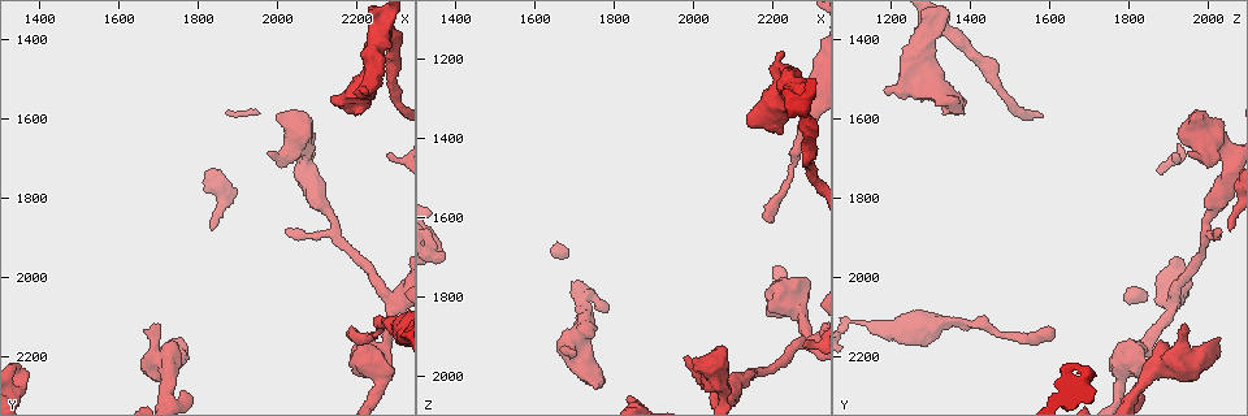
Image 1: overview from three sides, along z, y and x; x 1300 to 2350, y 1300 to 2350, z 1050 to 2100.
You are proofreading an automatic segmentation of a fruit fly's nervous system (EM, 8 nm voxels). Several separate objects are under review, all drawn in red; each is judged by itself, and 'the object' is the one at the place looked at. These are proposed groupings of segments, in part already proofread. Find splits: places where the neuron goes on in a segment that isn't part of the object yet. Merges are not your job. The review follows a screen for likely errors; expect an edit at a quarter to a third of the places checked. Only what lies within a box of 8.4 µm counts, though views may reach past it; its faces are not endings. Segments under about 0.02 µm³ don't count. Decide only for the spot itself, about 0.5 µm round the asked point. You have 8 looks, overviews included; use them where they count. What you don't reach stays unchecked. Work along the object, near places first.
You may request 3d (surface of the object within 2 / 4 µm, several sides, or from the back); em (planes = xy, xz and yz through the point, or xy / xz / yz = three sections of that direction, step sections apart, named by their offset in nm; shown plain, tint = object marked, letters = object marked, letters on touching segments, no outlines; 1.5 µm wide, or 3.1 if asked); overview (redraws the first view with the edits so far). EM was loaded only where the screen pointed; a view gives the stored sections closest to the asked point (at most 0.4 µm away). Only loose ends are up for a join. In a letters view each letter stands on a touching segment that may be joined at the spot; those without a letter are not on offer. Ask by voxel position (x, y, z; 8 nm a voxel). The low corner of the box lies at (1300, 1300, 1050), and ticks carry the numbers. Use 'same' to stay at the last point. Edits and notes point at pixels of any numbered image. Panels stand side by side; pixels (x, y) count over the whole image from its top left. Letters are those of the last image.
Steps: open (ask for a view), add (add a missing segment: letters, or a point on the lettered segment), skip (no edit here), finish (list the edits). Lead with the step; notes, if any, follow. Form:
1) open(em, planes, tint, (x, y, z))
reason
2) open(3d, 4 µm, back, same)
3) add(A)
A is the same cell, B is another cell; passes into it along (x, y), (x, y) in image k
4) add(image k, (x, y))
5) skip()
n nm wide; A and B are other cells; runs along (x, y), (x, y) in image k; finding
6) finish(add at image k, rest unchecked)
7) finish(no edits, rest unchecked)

open(em, planes, letters, (1740, 2155, 2025))
branch stops here

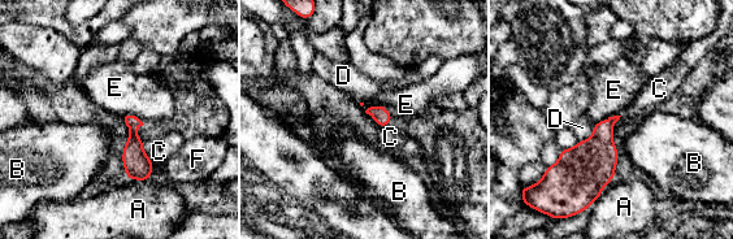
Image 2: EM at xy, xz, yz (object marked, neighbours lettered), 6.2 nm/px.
skip()
A touches over 220 nm; A, B, C, D, E and F are other cells; border along (365, 109), (385, 107), (391, 122) in image 2; none of them fits

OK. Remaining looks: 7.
open(3d, 4 µm, (2200, 2130, 1610))
thin end

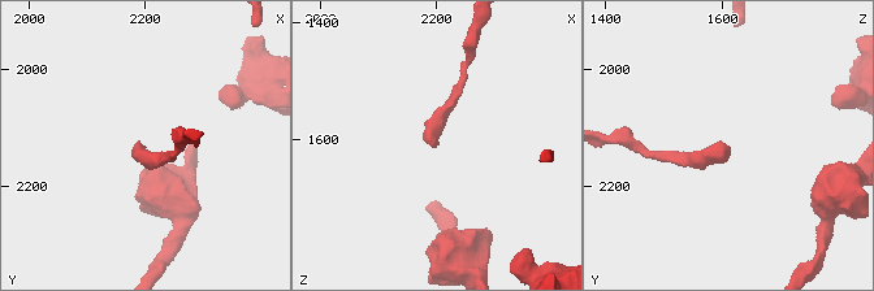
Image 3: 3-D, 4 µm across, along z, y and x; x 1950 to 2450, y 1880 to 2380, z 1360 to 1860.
open(em, planes, plain, (2200, 2130, 1615))

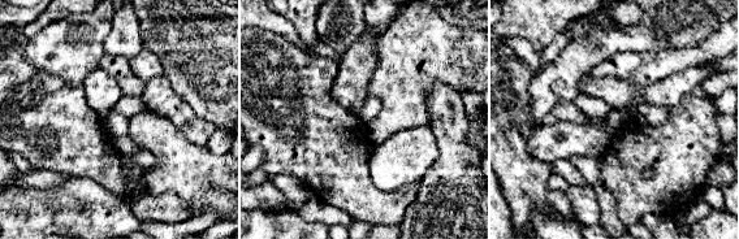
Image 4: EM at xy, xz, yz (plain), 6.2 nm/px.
open(em, planes, letters, same)

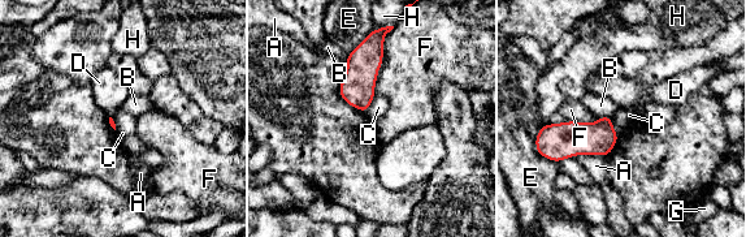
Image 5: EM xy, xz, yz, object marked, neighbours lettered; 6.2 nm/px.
skip()
A, B, C, D, E, F, G and H are other cells; border along (376, 94), (371, 106), (364, 112) in image 5; none of them fits

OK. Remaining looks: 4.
open(3d, 4 µm, (2225, 1540, 1190))
an open end

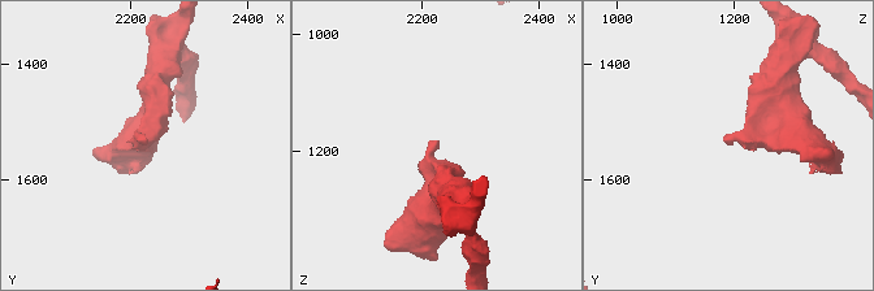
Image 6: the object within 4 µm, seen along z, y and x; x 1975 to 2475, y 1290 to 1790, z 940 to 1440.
open(em, xy, step 8, letters, (2225, 1540, 1185))
now the EM

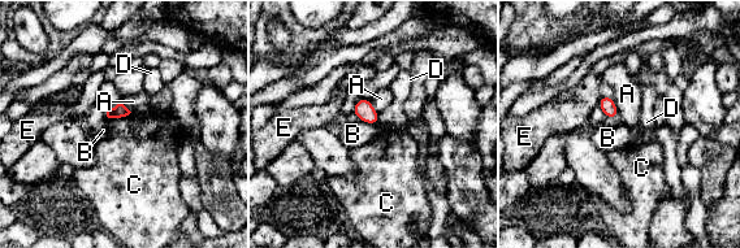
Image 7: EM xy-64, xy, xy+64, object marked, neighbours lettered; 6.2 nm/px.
skip()
A, B, C, D and E are other cells; border along (130, 112), (122, 117), (111, 118) in image 7; no lettered segment goes on from it

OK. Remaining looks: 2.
finish(no edits, rest unchecked)

